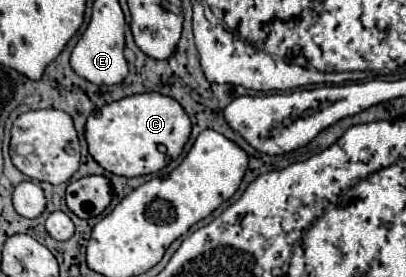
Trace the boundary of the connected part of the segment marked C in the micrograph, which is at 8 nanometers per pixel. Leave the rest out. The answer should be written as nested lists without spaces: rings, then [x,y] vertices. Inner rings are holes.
[[[147,92],[111,102],[87,118],[85,140],[93,160],[107,172],[133,178],[165,168],[189,140],[191,120],[181,104],[169,96]]]

